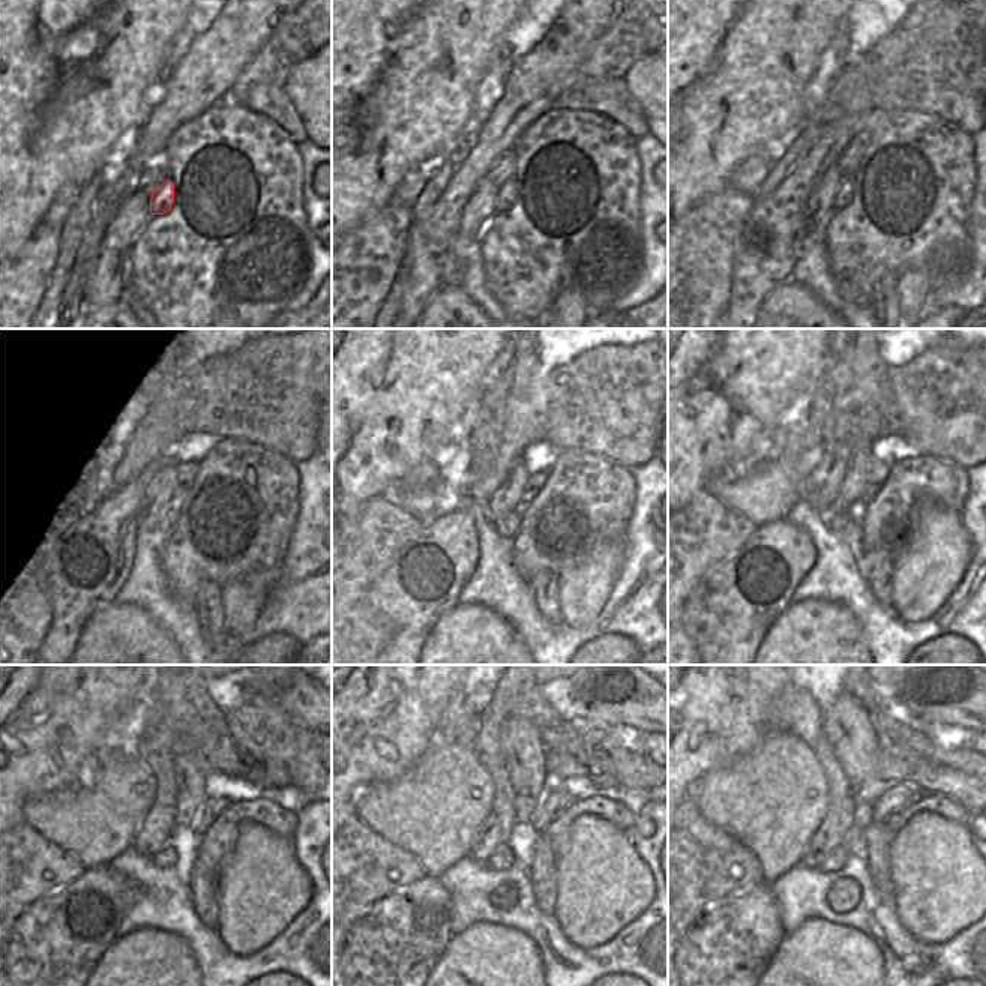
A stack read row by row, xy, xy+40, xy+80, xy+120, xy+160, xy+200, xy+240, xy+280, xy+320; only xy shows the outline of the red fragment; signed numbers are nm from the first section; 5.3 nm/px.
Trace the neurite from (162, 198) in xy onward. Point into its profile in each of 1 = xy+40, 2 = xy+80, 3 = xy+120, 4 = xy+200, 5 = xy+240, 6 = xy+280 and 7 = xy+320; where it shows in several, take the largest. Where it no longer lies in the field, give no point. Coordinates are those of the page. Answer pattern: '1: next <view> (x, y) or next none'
1: next xy+40 (506, 194)
2: next xy+80 (845, 188)
3: next xy+120 (168, 518)
4: next xy+200 (841, 523)
5: next xy+240 (167, 857)
6: next xy+280 (503, 859)
7: next xy+320 (838, 859)

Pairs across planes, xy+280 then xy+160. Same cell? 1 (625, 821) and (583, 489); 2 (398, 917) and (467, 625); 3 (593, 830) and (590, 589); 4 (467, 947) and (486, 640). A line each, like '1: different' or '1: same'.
1: same
2: different
3: same
4: same

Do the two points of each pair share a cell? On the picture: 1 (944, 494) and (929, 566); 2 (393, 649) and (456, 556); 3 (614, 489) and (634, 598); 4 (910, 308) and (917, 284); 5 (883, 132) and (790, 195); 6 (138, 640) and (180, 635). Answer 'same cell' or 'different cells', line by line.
1: different cells
2: same cell
3: different cells
4: same cell
5: different cells
6: different cells

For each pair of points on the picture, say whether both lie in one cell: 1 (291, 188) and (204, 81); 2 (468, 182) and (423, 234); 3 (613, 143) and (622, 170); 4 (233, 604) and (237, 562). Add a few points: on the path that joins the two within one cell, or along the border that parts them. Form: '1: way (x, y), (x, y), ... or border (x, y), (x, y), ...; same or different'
1: border (227, 99), (215, 102), (191, 120); different
2: way (455, 195), (447, 210), (437, 221); same
3: way (613, 149), (613, 161), (616, 164); same
4: border (270, 568), (236, 577), (222, 587); different

